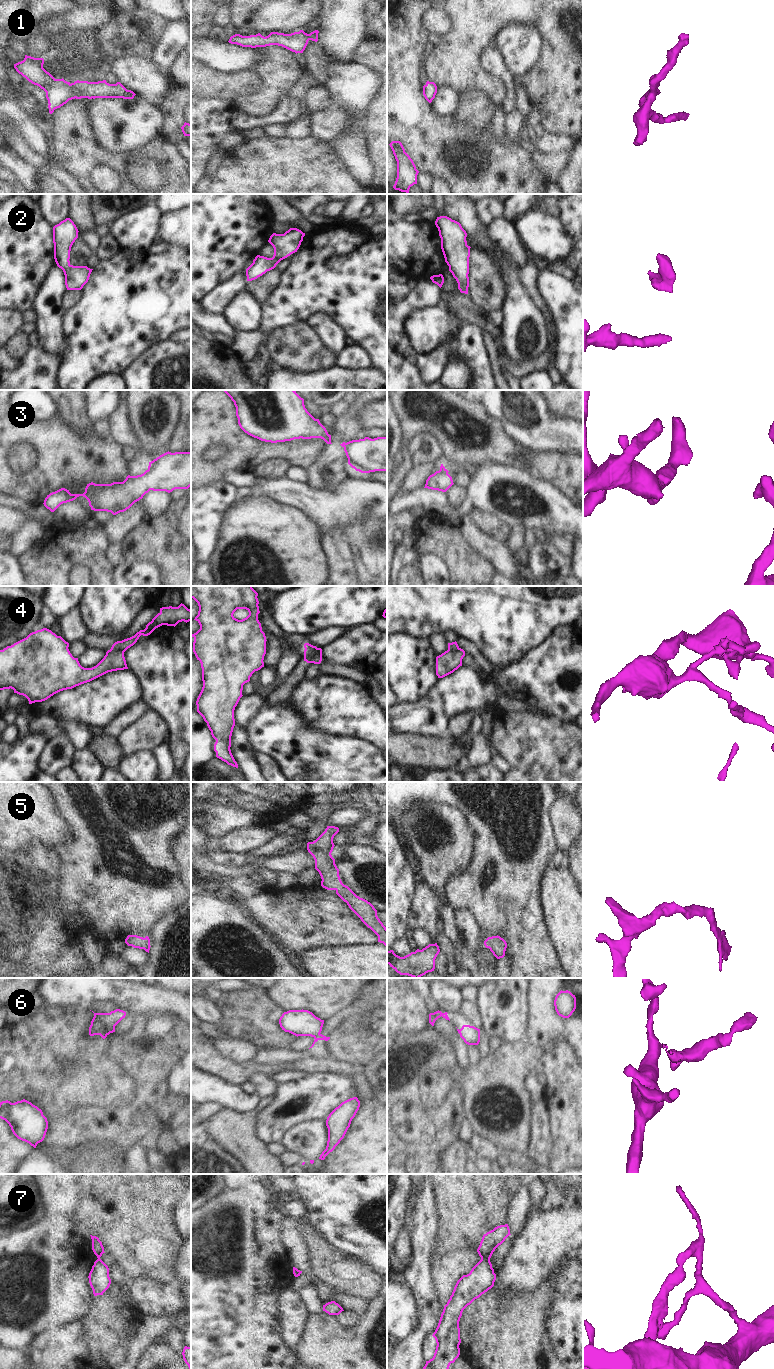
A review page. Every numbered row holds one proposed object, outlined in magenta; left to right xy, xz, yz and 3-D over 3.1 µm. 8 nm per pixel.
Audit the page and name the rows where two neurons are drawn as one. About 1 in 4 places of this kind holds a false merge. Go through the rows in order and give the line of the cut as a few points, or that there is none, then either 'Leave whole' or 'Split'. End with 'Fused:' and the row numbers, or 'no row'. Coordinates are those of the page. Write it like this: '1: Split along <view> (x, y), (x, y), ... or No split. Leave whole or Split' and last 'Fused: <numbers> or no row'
1: No split. Leave whole
2: No split. Leave whole
3: No split. Leave whole
4: Split along xy (110, 649), (122, 649), (124, 651). Split
5: No split. Leave whole
6: No split. Leave whole
7: Split along yz (489, 1258), (481, 1259). Split
Fused: 4, 7.

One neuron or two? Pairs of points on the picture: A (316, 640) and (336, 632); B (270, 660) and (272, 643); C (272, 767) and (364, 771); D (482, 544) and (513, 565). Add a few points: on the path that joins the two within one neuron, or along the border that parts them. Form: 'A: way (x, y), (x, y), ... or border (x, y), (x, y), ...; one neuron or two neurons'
A: way (321, 638), (331, 633); one neuron
B: way (272, 656), (272, 647); one neuron
C: border (260, 753), (269, 755), (282, 771); two neurons
D: way (490, 548), (505, 561); one neuron

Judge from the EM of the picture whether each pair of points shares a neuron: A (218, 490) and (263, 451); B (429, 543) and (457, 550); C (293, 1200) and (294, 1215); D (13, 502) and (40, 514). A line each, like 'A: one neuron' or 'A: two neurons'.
A: two neurons
B: one neuron
C: one neuron
D: one neuron

